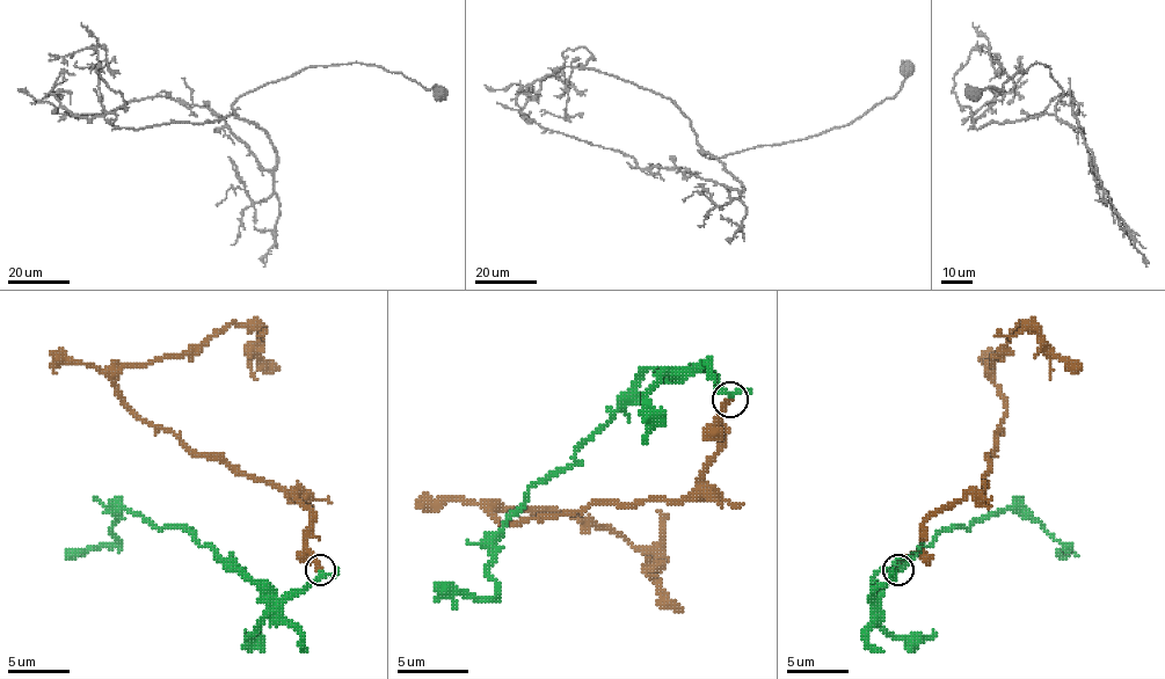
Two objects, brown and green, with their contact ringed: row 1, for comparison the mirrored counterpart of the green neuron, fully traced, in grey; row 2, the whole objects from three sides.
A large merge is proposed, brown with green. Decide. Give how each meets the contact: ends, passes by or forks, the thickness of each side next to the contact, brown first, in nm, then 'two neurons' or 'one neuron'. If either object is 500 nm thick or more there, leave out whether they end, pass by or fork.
brown ends | green passes by | 240/200 nm | one neuron

